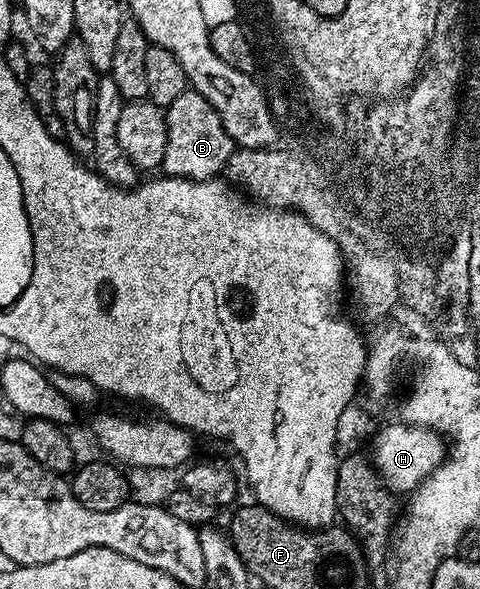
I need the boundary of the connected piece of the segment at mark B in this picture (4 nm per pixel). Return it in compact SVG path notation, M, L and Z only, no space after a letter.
M188 90L165 109L168 126L168 150L164 152L161 171L186 180L208 180L223 171L236 150L234 139L224 130L220 114L199 92Z

